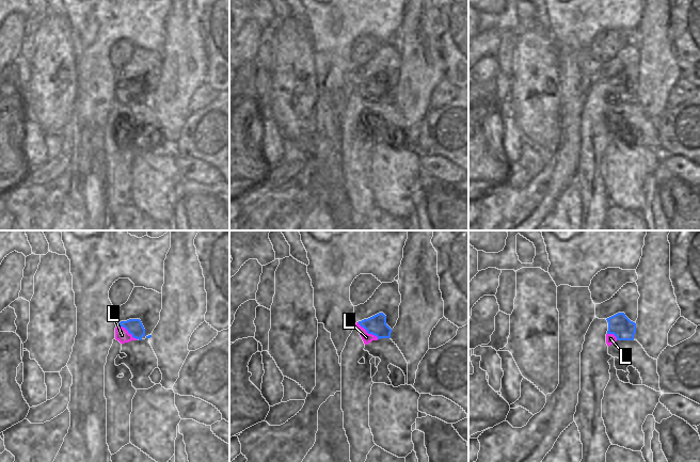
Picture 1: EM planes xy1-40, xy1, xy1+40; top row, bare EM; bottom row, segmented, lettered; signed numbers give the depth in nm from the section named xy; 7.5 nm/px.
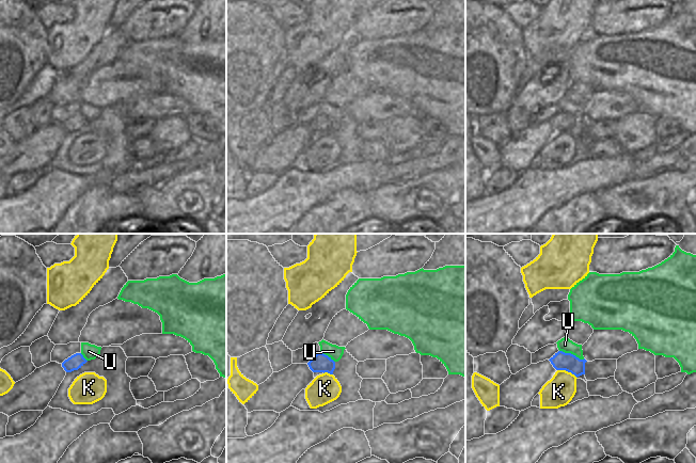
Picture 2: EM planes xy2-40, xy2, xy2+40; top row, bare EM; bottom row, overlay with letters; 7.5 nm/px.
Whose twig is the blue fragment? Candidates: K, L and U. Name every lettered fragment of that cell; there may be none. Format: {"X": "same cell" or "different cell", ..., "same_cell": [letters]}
{"K": "different cell", "L": "same cell", "U": "different cell", "same_cell": ["L"]}

